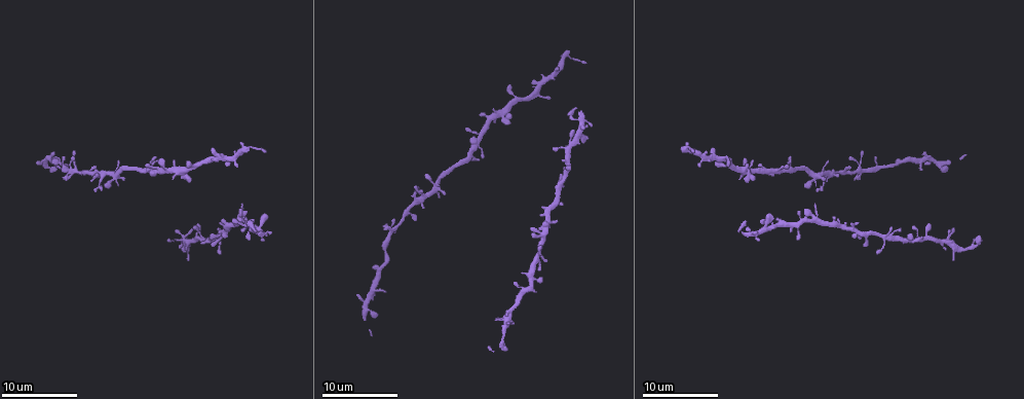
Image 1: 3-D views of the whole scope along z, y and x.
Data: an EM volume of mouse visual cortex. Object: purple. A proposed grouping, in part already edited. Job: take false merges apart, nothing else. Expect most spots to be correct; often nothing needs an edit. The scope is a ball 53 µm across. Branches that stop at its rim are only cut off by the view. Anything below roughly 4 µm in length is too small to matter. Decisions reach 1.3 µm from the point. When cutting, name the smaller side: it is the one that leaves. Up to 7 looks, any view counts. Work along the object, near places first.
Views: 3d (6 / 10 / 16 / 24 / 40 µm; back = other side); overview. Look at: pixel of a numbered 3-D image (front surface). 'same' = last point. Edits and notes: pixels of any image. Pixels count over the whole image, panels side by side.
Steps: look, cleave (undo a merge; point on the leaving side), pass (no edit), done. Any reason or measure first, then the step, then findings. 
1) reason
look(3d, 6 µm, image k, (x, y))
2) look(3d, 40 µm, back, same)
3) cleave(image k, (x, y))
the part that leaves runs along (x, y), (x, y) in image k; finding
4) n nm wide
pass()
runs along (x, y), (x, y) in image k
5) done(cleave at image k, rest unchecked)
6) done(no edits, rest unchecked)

two arms in line, one across
look(3d, 16 µm, image 1, (413, 203))

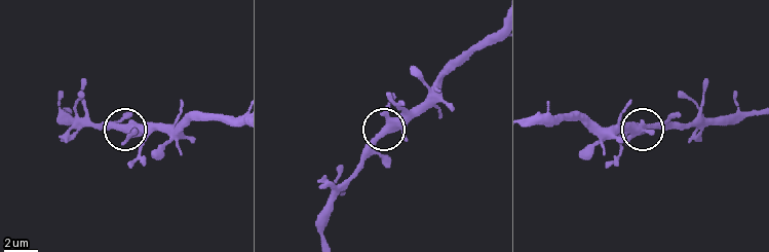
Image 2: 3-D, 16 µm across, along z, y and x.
from behind
look(3d, 16 µm, back, image 2, (387, 132))

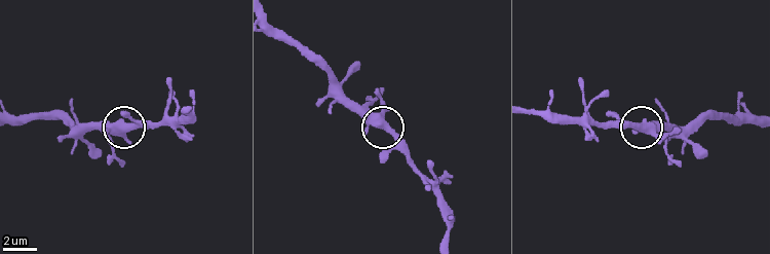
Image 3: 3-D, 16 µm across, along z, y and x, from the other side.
3 arms
pass()
runs along (752, 117), (702, 117), (682, 125), (612, 123) in image 3; all the same neuron

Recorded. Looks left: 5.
a fork
look(3d, 6 µm, image 1, (214, 159))

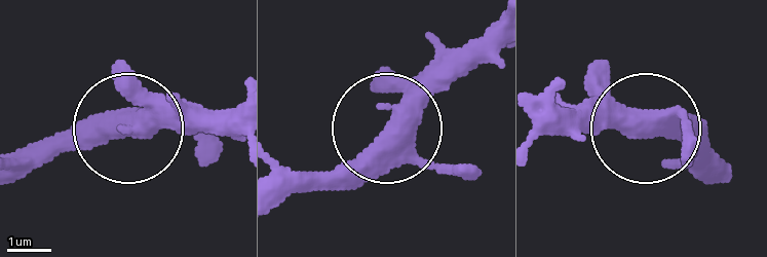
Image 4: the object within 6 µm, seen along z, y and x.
other side
look(3d, 6 µm, back, image 4, (134, 126))

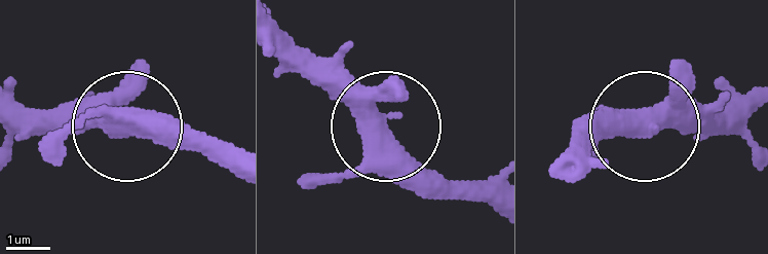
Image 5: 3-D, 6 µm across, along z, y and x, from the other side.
3 arms
pass()
one neuron here

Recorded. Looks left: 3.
three-way junction
look(3d, 10 µm, image 1, (879, 168))

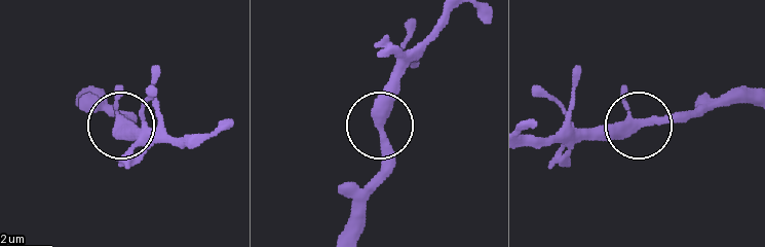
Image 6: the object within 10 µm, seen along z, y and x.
pass()
continuous, no second neuron

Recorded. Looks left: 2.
done(no edits, rest unchecked)

